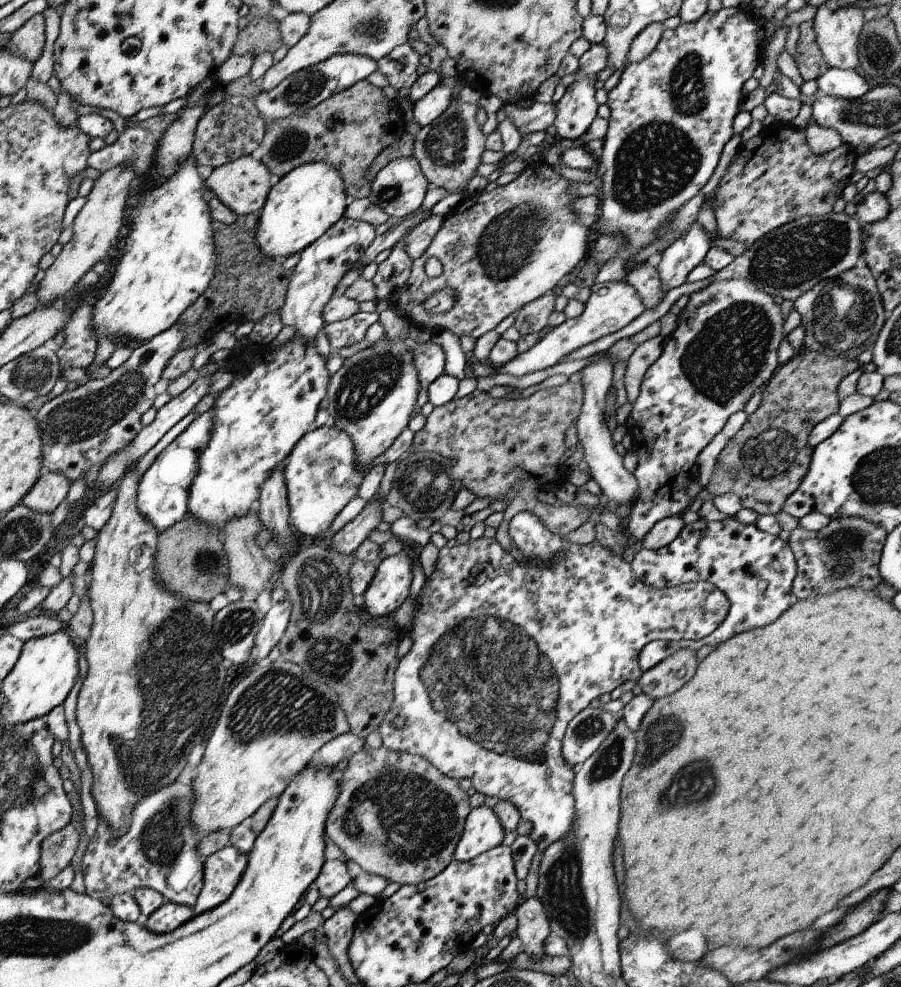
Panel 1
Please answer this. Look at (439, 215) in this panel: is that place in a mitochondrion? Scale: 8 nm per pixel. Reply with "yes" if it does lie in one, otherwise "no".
no

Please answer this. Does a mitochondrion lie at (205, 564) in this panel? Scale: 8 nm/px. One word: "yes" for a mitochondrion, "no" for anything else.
yes

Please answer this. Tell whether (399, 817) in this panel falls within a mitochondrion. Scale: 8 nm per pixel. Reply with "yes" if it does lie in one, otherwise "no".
yes

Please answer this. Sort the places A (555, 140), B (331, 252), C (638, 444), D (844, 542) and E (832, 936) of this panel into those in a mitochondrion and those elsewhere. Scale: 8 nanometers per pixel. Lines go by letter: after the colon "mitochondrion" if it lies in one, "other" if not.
A: other
B: other
C: other
D: mitochondrion
E: other

